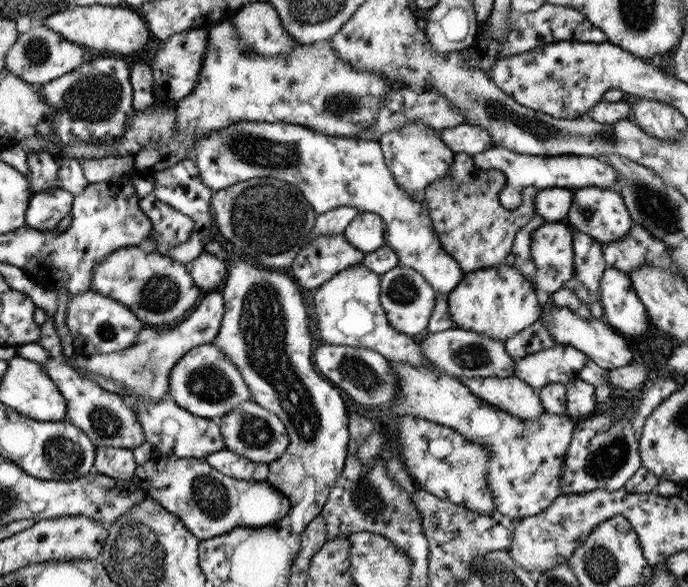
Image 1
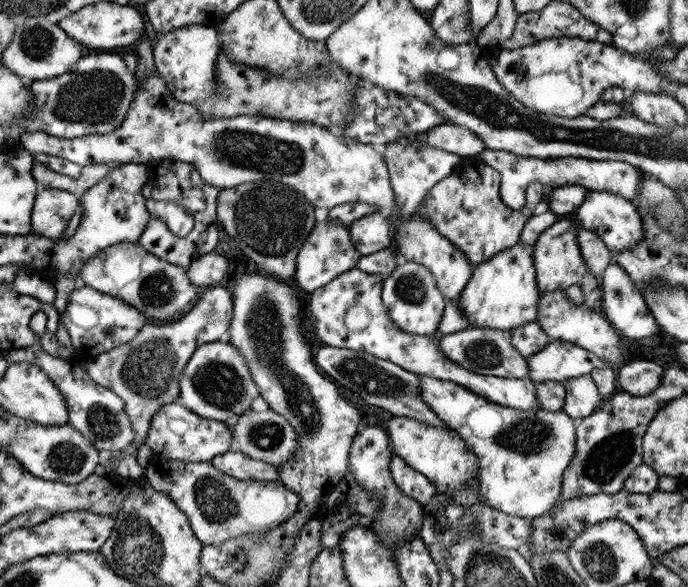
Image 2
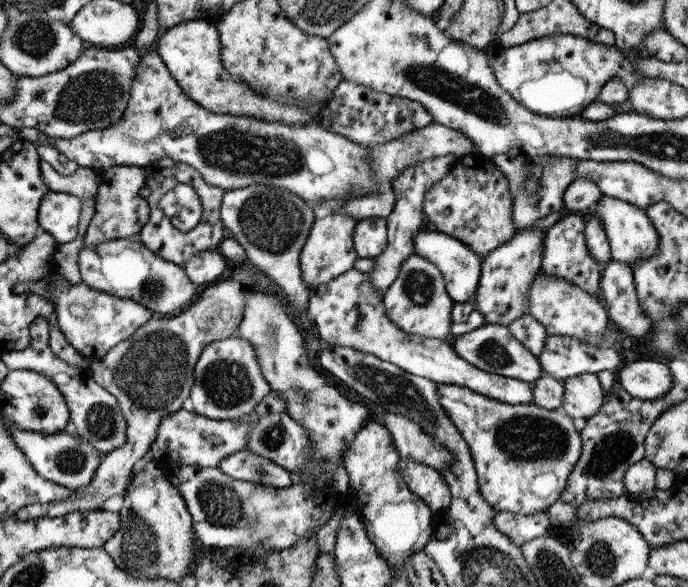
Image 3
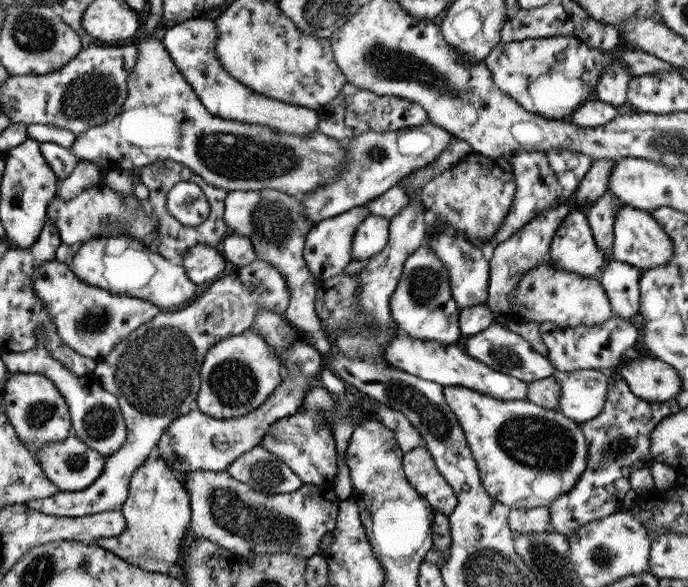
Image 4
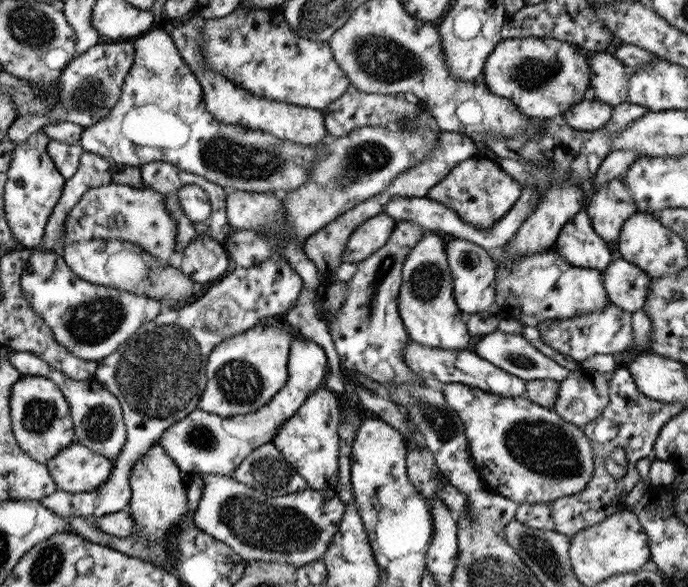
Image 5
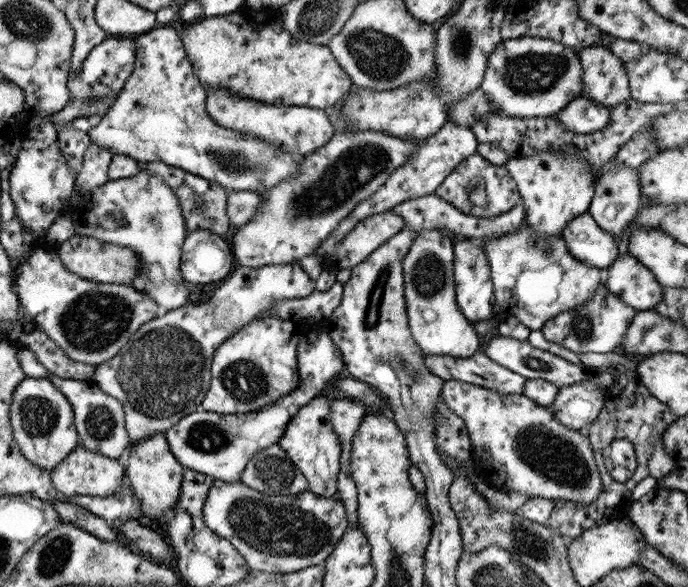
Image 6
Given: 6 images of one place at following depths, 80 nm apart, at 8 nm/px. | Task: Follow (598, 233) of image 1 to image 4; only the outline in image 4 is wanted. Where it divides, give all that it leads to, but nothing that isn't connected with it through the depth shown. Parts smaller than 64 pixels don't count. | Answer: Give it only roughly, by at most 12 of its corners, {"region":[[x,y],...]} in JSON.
{"region":[[621,205],[609,259],[640,270],[672,257],[648,212]]}

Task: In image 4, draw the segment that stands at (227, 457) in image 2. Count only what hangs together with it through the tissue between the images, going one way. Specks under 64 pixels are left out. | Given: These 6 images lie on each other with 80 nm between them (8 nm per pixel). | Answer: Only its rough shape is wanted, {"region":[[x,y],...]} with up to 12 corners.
{"region":[[257,444],[226,471],[272,495],[302,483],[286,464]]}

